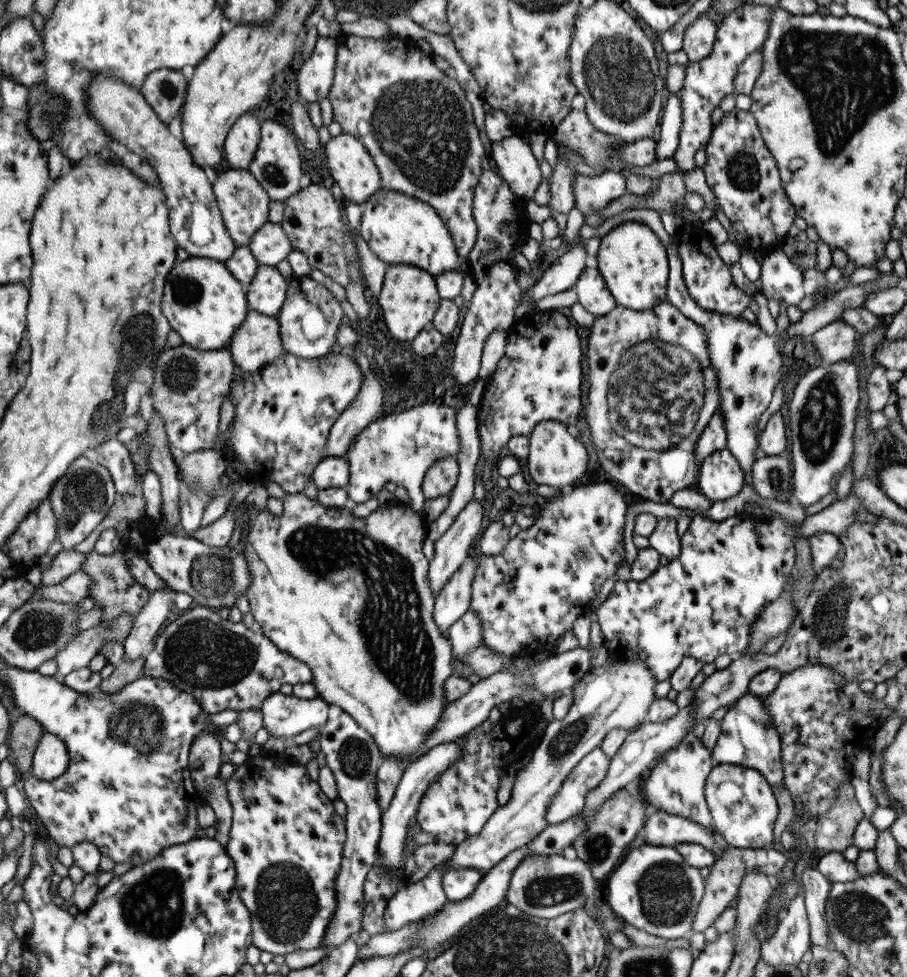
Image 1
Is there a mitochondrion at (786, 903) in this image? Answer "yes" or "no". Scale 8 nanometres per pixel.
no

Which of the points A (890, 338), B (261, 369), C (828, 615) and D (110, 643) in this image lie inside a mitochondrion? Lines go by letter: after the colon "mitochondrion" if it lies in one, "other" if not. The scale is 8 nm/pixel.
A: other
B: other
C: mitochondrion
D: other

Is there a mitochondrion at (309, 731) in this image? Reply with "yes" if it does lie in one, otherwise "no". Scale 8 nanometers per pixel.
no

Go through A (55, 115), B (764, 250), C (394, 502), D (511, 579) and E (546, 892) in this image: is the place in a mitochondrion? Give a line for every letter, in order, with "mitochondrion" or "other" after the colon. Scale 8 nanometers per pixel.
A: mitochondrion
B: other
C: other
D: other
E: mitochondrion

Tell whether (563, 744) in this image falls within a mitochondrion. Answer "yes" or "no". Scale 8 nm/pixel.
yes

